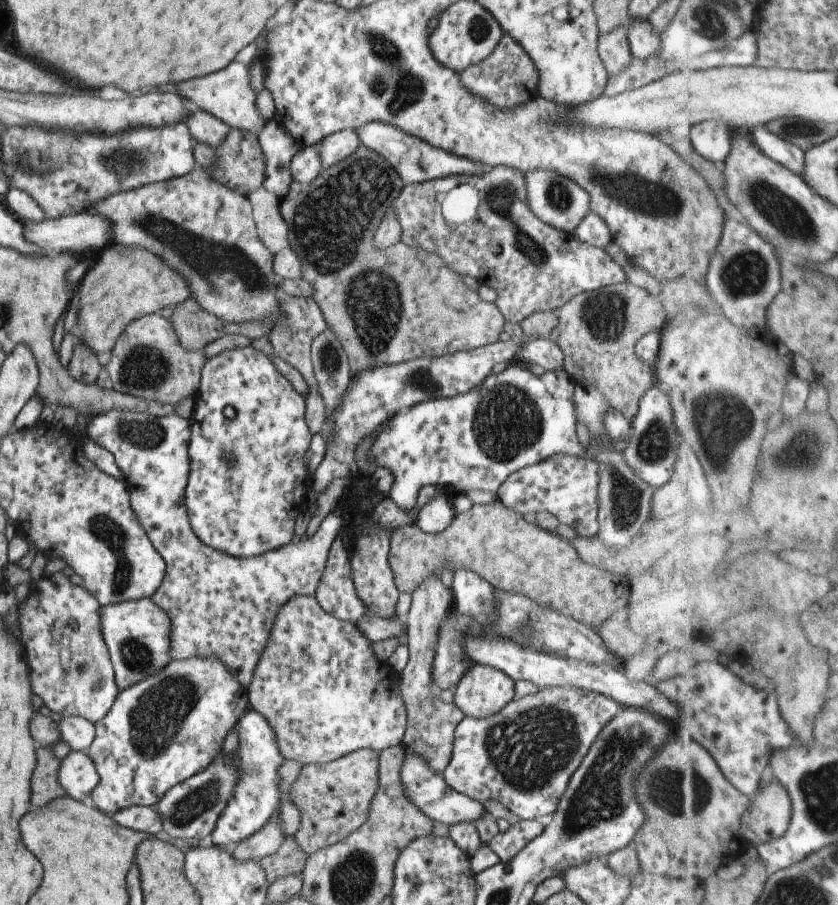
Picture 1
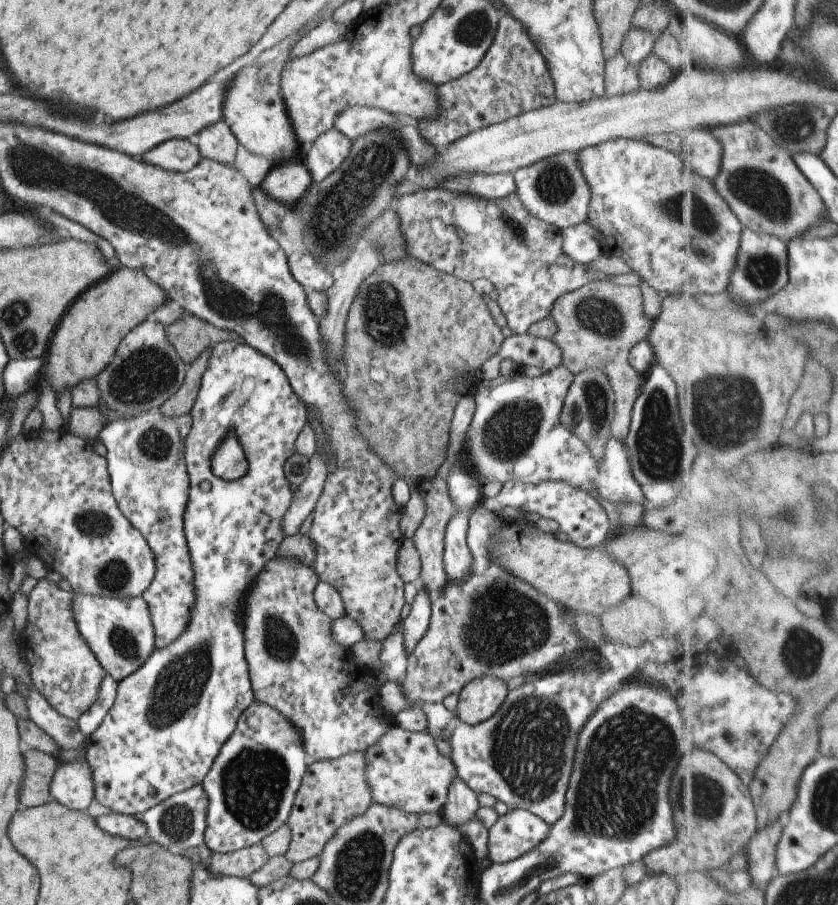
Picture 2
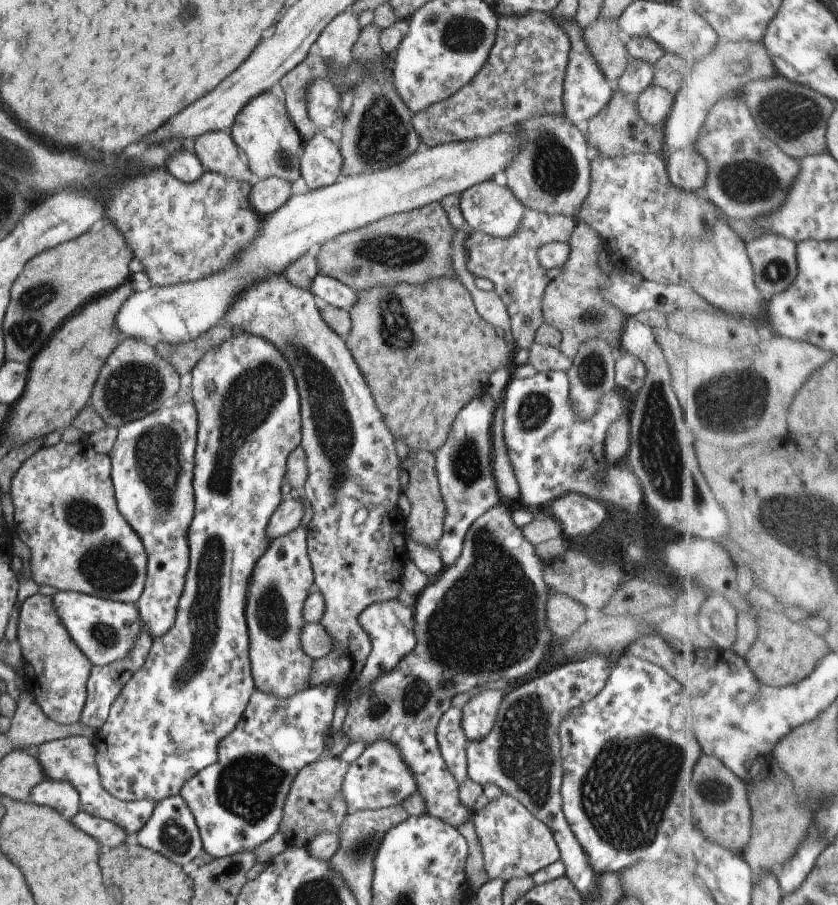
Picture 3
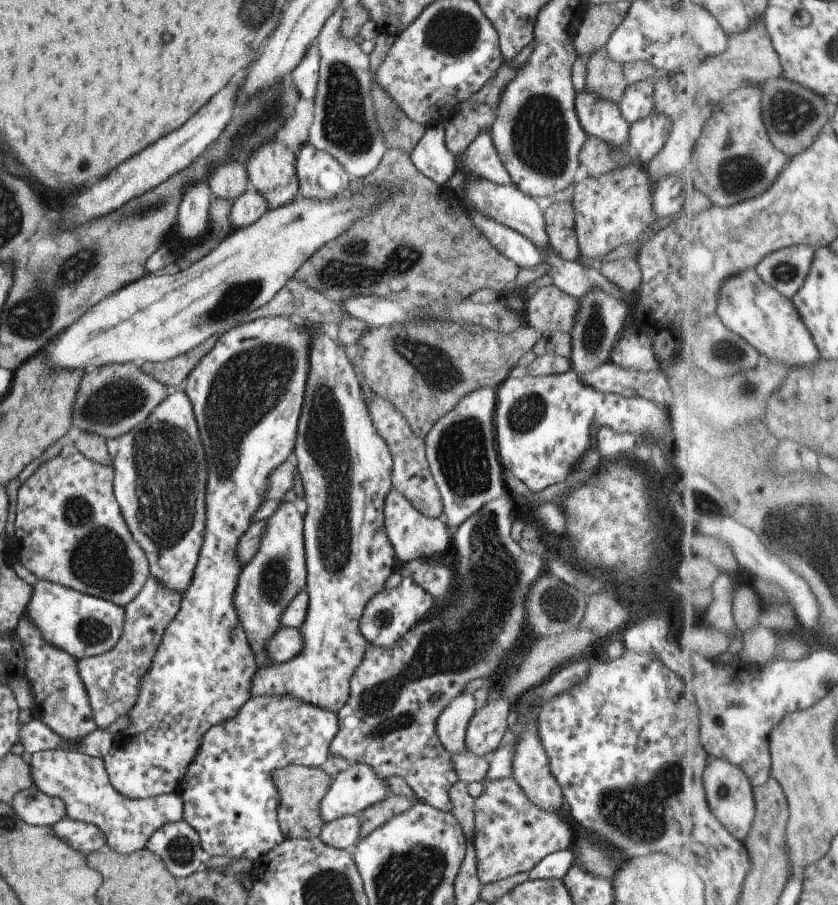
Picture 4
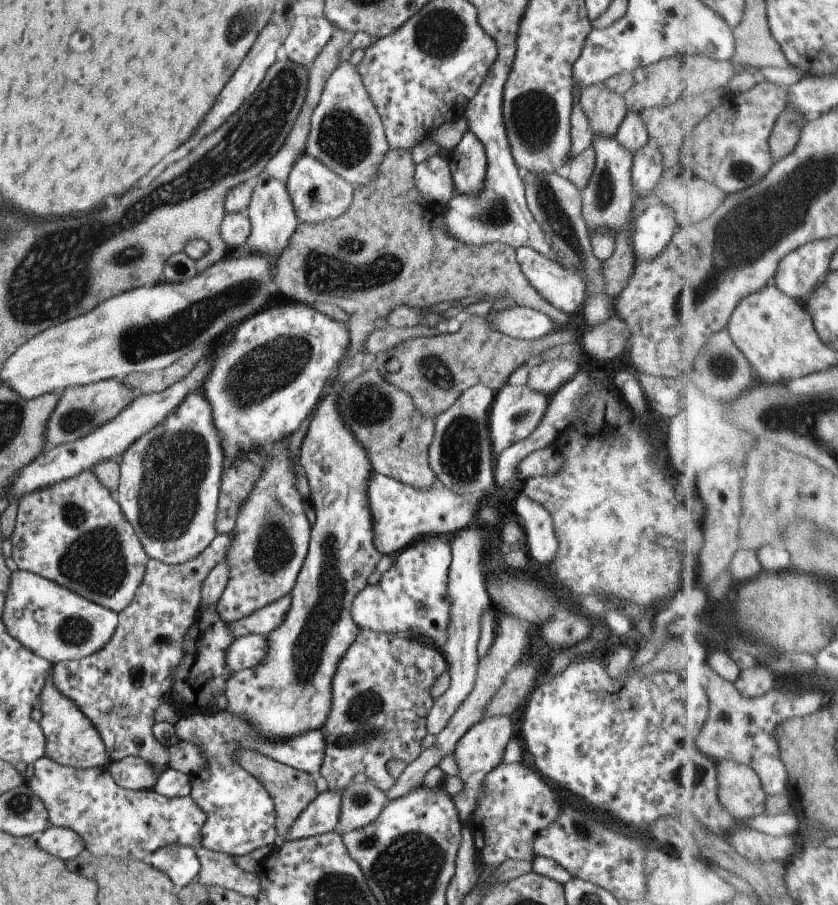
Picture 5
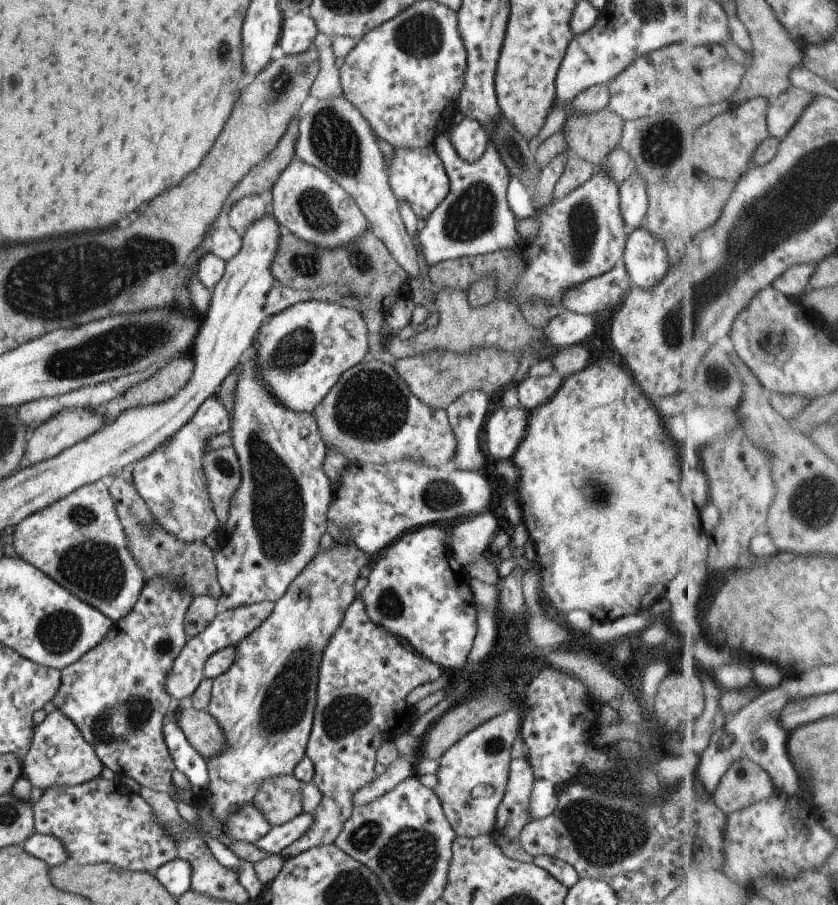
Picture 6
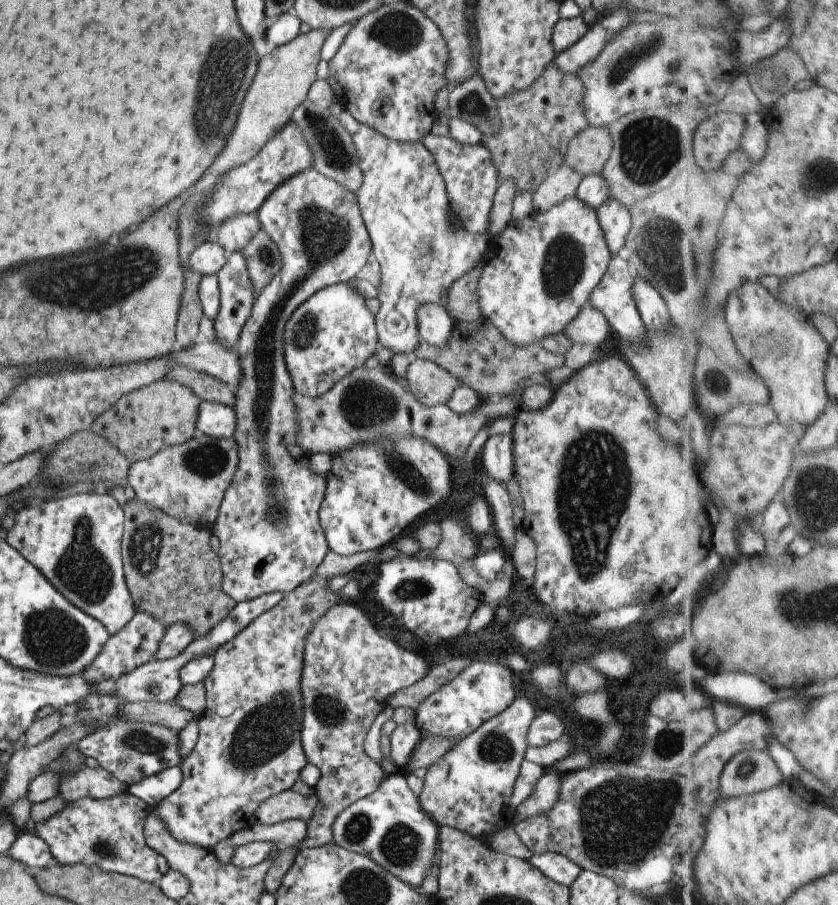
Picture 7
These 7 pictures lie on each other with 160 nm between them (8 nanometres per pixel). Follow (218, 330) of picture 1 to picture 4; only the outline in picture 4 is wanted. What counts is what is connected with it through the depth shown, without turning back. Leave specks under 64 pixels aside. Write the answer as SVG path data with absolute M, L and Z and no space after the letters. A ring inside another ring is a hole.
M215 335L209 336L204 342L201 342L187 353L157 364L145 362L143 365L138 366L139 370L143 374L155 378L157 382L161 382L165 388L175 388L183 380L186 380L191 370L197 366L197 362L213 348L217 339Z

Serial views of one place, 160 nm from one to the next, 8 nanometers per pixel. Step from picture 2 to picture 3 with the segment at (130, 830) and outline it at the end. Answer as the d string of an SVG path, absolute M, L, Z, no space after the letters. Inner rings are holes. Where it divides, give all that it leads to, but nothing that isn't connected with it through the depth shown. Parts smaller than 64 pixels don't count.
M77 811L70 821L85 834L91 835L100 844L100 852L113 848L127 840L126 832L114 822L102 819L85 811Z

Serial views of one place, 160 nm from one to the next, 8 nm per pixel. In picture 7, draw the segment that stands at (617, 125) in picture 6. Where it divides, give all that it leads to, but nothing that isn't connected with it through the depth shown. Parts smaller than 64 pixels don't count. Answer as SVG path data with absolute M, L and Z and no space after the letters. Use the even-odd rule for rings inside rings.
M587 126L575 138L571 138L567 146L563 166L575 170L579 176L600 174L611 153L611 138L606 126Z

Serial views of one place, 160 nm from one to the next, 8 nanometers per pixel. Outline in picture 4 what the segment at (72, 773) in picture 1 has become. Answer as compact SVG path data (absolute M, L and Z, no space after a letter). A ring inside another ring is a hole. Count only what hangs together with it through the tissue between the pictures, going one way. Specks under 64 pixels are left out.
M35 785L14 794L12 809L21 821L31 826L52 826L65 816L65 803L59 798L49 796Z

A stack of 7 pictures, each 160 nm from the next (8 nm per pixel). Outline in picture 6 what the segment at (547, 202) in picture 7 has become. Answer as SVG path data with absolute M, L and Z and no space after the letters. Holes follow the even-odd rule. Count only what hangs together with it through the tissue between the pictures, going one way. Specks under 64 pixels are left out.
M577 156L565 158L565 167L561 170L561 176L557 178L552 191L552 199L559 200L570 194L575 188L579 188L591 178L595 168L587 164L585 160Z

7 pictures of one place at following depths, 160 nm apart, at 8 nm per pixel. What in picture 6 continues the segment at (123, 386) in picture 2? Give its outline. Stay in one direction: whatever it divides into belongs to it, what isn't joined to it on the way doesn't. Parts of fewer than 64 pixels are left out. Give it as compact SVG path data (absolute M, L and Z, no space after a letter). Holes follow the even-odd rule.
M71 408L71 410L57 412L55 416L51 416L49 420L45 420L43 424L39 424L37 428L29 431L18 468L27 468L31 464L37 464L37 462L49 460L53 456L59 456L59 452L63 452L65 448L71 448L77 442L85 440L87 436L91 436L93 432L99 431L99 428L103 426L103 421L100 421L100 417L99 410L93 412L93 410L87 410L87 408Z

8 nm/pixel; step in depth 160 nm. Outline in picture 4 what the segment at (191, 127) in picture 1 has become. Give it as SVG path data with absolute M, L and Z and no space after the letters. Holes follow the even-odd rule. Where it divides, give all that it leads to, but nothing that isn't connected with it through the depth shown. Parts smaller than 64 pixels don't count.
M237 162L213 166L207 185L214 198L233 202L249 188L246 169Z

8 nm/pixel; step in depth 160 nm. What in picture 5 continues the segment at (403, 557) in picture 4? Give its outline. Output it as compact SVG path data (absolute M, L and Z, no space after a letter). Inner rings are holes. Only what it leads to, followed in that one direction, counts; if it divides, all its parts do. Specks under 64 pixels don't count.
M373 472L367 481L367 498L372 516L372 531L374 532L375 548L382 554L396 555L399 551L407 548L417 540L427 537L438 537L441 534L453 536L457 531L473 525L476 504L483 498L479 498L475 503L470 503L462 496L453 494L443 488L443 485L435 479L429 488L419 490L397 482L395 479L386 477L381 473Z

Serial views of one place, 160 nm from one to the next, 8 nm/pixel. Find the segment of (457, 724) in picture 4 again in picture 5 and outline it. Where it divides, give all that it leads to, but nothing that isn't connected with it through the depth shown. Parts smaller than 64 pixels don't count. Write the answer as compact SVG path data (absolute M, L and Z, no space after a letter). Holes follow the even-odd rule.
M469 526L455 533L455 538L449 538L450 563L446 576L446 592L449 600L450 613L446 628L446 641L443 644L443 656L448 662L450 678L447 689L432 702L425 717L426 732L436 737L448 723L454 710L471 692L475 680L478 658L475 653L475 642L479 634L479 624L485 608L491 606L485 586L485 568L483 552L489 541L489 529L485 531L479 526Z

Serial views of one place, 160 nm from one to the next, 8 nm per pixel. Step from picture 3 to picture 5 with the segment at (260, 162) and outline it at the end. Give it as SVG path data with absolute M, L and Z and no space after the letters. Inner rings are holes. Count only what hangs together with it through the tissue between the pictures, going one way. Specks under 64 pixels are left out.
M259 173L254 179L254 187L247 206L247 216L250 220L250 233L248 239L236 253L261 253L271 257L277 266L277 260L282 248L287 244L288 238L299 223L299 218L292 207L289 193L284 182L274 179L267 173Z

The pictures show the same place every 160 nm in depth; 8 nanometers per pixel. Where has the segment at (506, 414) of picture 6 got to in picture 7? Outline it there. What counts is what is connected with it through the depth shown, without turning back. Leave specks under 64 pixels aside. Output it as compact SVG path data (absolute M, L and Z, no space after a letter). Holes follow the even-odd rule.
M510 434L489 436L481 450L481 463L488 477L503 479L509 474L512 462Z

